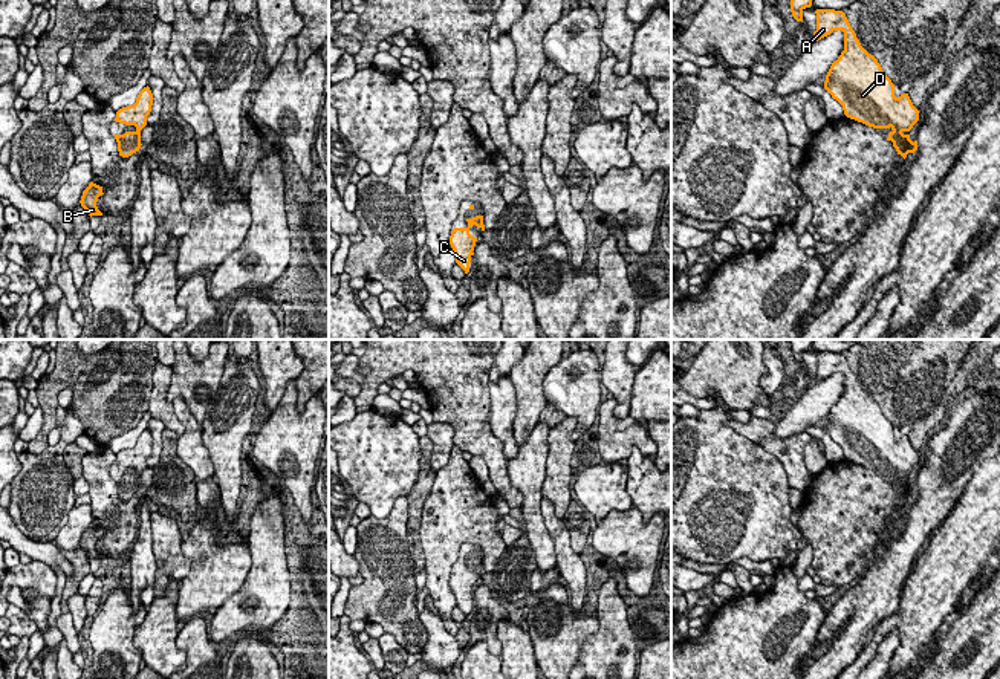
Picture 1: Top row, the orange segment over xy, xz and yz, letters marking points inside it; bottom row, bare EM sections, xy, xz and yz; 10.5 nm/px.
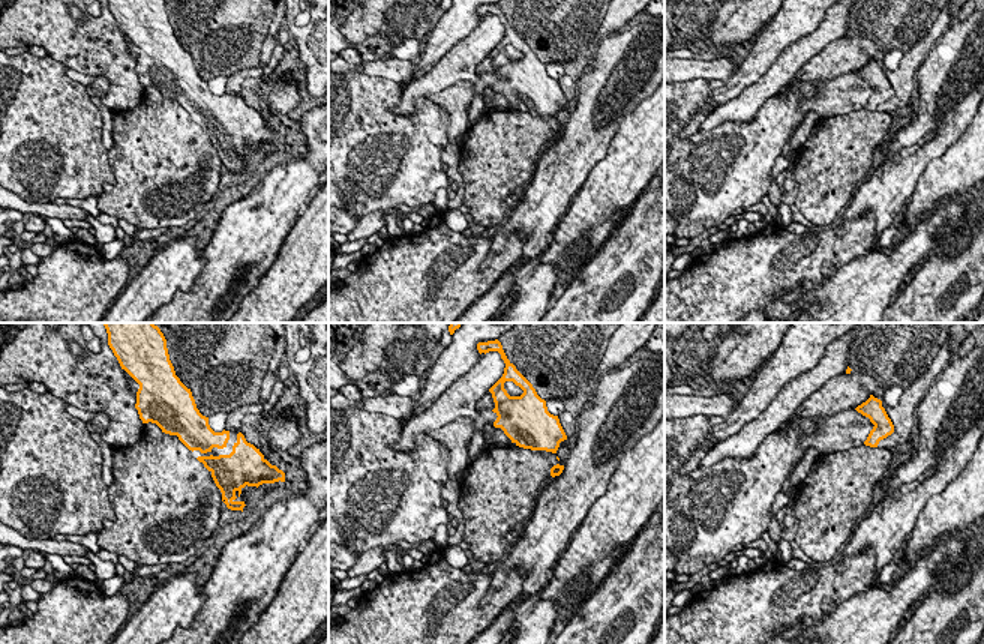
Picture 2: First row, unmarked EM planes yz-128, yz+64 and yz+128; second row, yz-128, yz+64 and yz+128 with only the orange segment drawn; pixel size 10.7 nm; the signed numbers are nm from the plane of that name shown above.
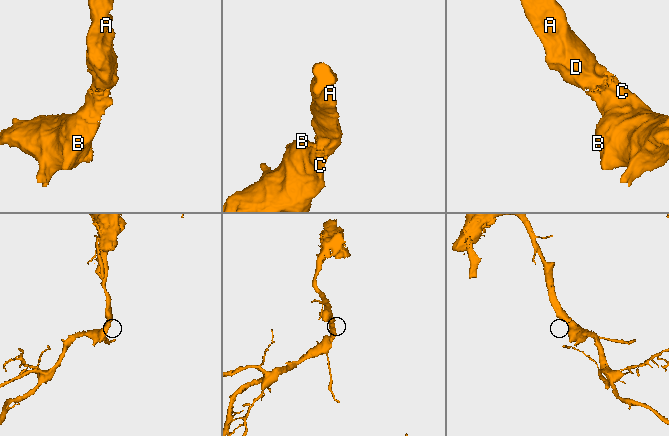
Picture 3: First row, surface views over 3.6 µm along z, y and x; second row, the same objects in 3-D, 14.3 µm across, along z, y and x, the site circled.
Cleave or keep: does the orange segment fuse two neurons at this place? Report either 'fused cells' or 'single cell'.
single cell

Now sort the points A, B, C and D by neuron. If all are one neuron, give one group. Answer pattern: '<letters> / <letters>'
A B C D

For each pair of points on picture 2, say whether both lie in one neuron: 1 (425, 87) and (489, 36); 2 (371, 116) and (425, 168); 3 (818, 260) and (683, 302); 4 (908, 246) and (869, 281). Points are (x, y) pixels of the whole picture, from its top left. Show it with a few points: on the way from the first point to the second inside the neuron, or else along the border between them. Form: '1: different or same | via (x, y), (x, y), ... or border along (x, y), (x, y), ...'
1: same | via (441, 75), (473, 48)
2: same | via (380, 131), (410, 162)
3: same | via (785, 260), (744, 273), (716, 291)
4: same | via (899, 255), (878, 275)

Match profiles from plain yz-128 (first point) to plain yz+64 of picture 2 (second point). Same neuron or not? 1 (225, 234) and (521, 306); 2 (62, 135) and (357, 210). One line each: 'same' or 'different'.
1: different
2: same

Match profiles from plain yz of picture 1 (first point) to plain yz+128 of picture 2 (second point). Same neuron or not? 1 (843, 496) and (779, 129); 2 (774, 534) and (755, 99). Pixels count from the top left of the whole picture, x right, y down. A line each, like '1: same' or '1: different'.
1: different
2: different

